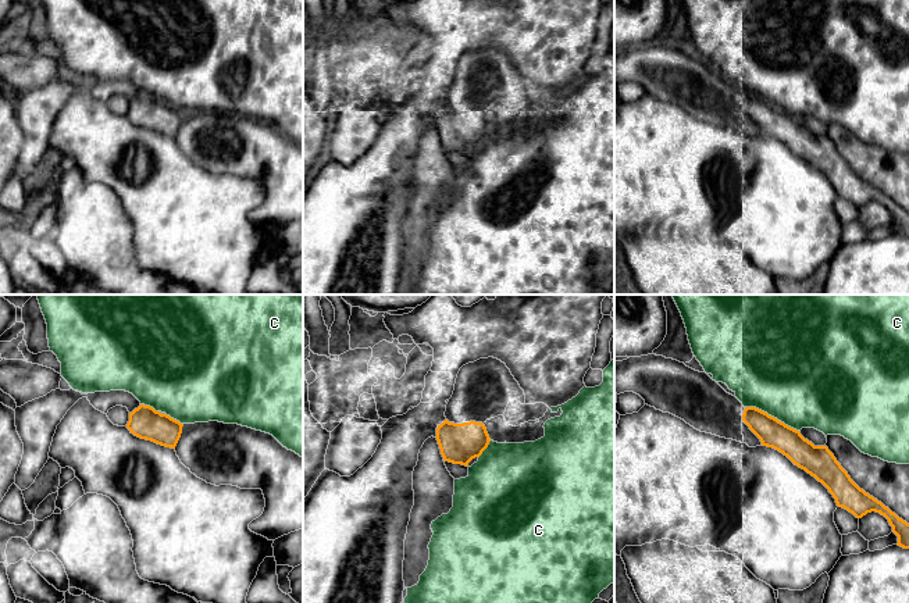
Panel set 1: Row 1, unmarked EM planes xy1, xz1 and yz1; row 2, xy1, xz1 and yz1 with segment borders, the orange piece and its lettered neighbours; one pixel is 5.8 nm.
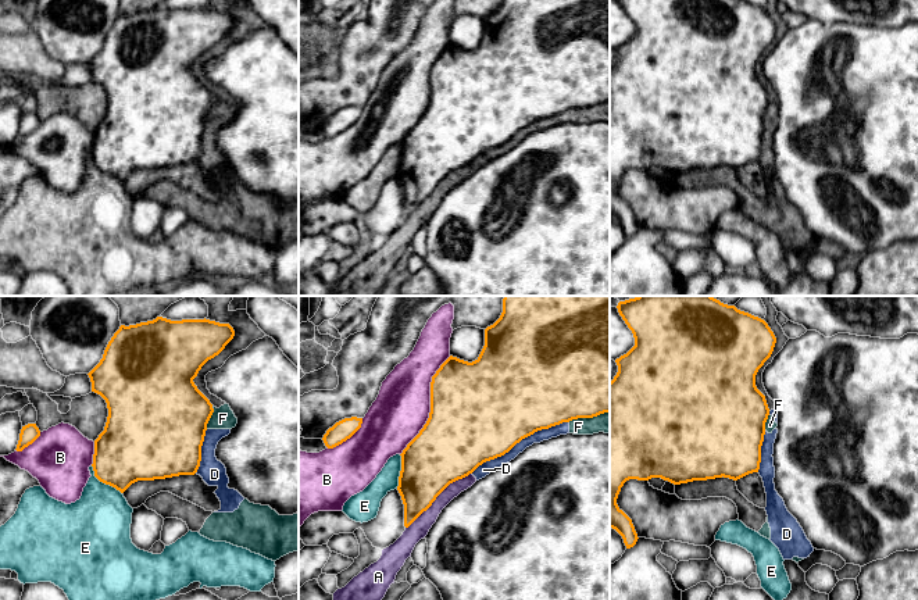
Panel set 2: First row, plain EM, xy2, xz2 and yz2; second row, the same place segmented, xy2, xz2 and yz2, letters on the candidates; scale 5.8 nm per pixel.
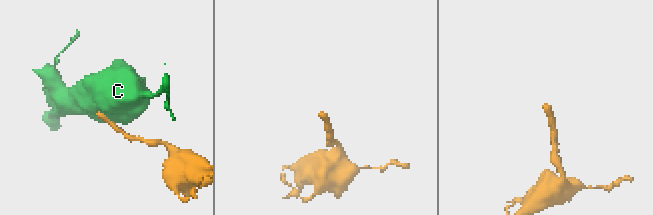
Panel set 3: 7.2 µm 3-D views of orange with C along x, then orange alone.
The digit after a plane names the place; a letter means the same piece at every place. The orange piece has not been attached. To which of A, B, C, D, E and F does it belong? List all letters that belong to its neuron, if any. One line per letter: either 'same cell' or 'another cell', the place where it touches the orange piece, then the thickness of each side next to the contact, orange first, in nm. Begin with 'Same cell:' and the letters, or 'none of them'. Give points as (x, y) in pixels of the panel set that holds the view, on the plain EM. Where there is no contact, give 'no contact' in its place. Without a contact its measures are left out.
Same cell: none of them
A: another cell; contact xz2 (438, 184); calibres 360 and 110 nm
B: another cell; contact xz2 (431, 95); calibres 500 and 320 nm
C: another cell; contact yz1 (770, 104); calibres 160 and 500 nm
D: another cell; contact xz2 (520, 129); calibres 500 and 70 nm
E: another cell; contact xy2 (103, 171); calibres 380 and 360 nm
F: another cell; contact xy2 (210, 106); calibres 480 and 130 nm

